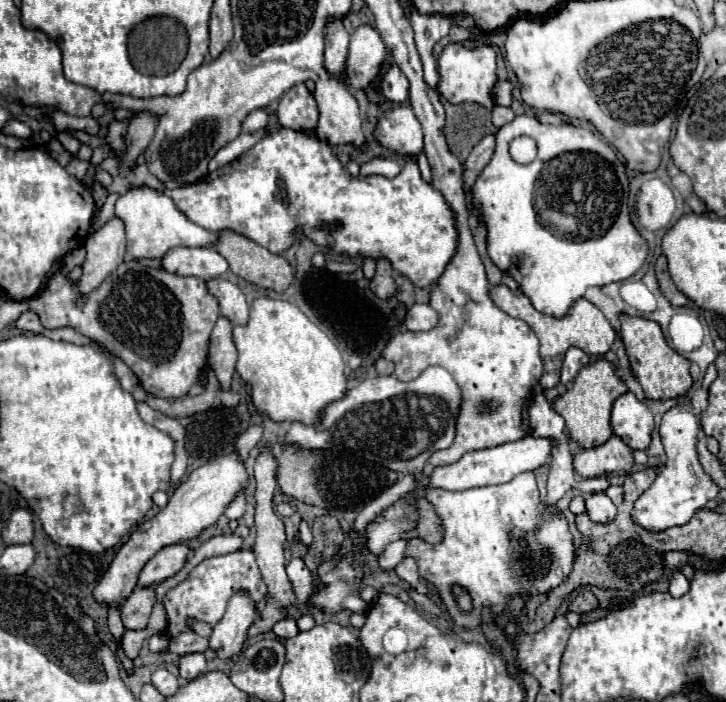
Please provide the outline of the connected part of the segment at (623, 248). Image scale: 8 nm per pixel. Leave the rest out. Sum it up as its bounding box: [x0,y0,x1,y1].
[474,116,648,316]

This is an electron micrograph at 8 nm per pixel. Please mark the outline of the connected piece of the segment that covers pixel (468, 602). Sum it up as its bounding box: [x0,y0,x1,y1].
[452,584,474,614]

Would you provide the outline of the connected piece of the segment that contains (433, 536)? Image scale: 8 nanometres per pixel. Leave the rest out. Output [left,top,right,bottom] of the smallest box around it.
[414,496,442,544]

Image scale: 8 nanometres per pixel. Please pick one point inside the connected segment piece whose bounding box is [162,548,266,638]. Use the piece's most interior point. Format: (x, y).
(203, 596)

